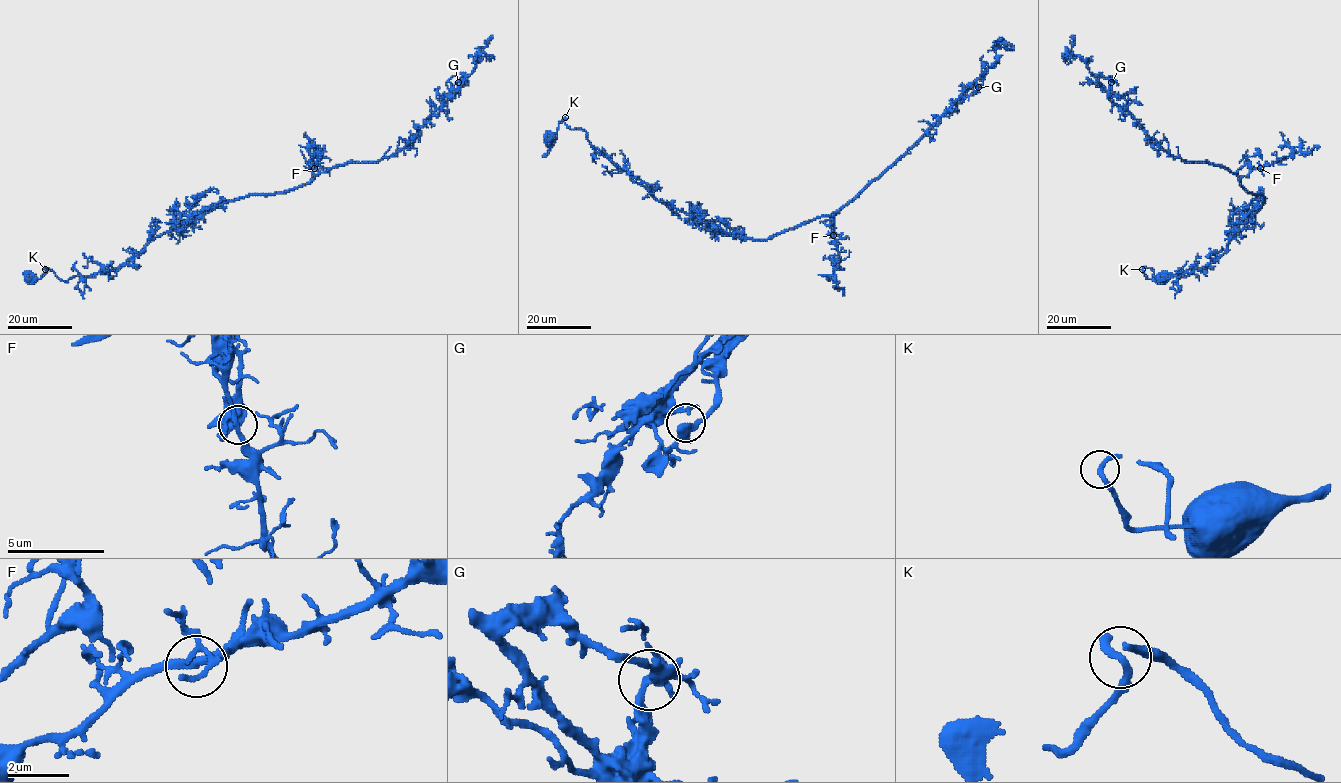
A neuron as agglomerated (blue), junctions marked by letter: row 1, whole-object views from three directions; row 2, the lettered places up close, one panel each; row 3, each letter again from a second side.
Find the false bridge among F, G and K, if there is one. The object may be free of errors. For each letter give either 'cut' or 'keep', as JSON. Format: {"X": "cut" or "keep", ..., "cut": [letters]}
{"F": "keep", "G": "keep", "K": "keep", "cut": []}

